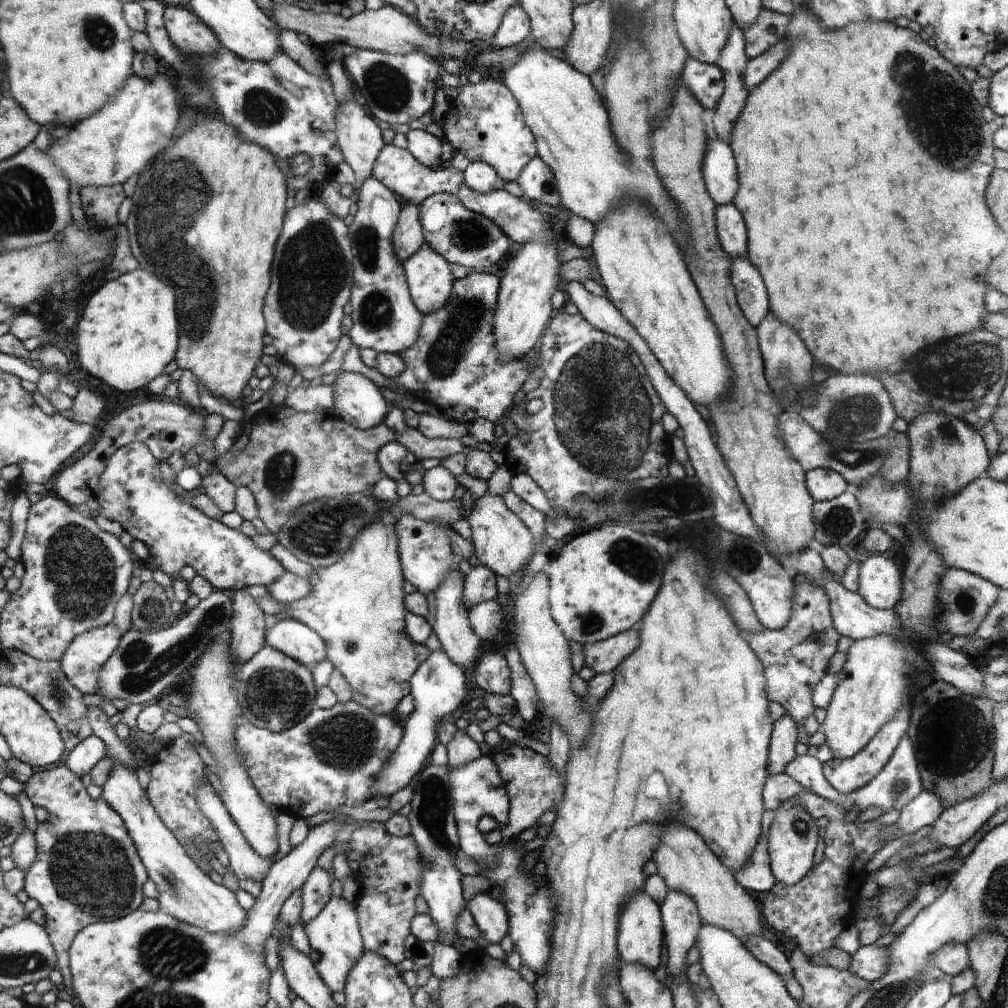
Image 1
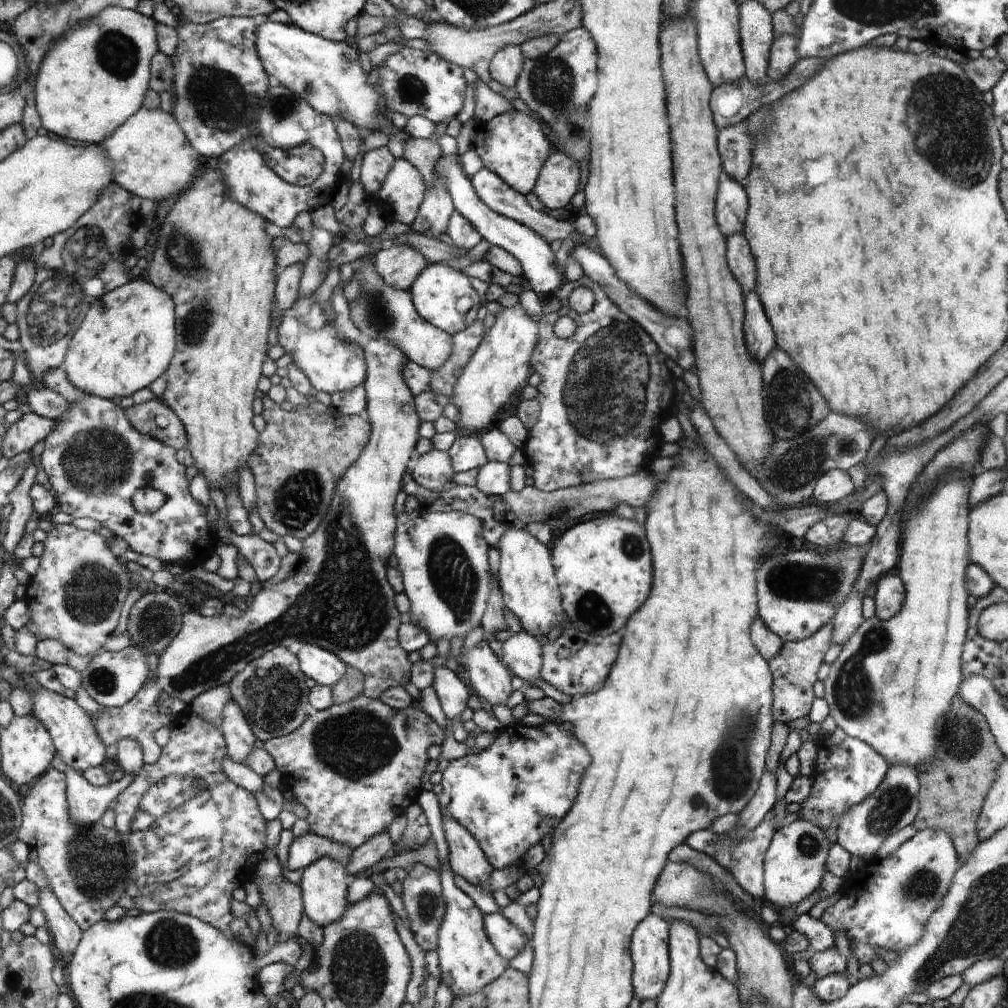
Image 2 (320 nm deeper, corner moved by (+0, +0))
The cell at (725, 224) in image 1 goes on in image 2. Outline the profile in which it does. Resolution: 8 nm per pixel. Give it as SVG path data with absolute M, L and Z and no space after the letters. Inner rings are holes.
M744 233L730 234L728 241L729 270L741 284L744 294L757 289L757 268L752 256L752 248Z

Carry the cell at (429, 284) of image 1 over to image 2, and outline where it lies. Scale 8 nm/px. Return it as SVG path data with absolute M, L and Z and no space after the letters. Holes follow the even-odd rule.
M442 262L429 263L426 269L422 270L417 281L413 283L413 289L409 291L409 294L412 296L414 307L420 312L421 318L452 336L473 325L474 320L476 320L478 306L480 306L478 294L470 286L468 276L464 276L464 272L452 270L447 263ZM464 296L469 296L473 302L472 308L466 313L458 312L458 308L456 308L456 301L459 298L464 298Z

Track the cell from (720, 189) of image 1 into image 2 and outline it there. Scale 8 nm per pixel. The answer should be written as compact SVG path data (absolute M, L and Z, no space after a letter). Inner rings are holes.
M722 174L717 199L717 220L726 239L730 234L744 233L748 209L748 192L744 186L728 174Z

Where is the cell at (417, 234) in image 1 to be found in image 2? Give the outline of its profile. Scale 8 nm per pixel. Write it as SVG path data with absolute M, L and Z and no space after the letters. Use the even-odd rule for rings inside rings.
M390 243L374 253L374 263L382 278L397 290L410 291L410 286L429 264L420 251L408 244Z

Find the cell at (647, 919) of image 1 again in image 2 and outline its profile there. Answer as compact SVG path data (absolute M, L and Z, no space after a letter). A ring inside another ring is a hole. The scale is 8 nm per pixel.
M649 915L639 925L633 934L633 960L634 960L634 990L637 991L641 1001L657 1001L664 993L669 981L669 923L655 916Z

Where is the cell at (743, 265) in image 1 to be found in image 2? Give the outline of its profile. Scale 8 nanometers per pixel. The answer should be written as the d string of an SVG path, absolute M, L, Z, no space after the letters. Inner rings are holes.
M752 290L744 294L745 298L745 342L750 355L758 362L765 361L777 347L776 332L762 306L760 296Z

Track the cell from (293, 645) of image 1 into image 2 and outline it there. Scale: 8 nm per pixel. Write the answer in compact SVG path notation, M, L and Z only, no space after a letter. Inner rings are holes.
M304 643L297 653L301 672L318 685L332 687L348 673L347 665L332 651Z

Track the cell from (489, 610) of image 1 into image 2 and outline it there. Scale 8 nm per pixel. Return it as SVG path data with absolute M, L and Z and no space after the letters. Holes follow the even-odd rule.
M525 631L516 632L502 642L502 662L526 684L540 680L541 650L538 640Z

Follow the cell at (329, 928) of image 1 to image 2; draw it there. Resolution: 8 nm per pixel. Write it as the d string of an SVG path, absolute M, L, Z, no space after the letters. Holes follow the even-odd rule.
M320 858L310 864L302 874L299 886L302 890L303 913L321 928L340 922L348 913L346 908L346 870L334 858Z

